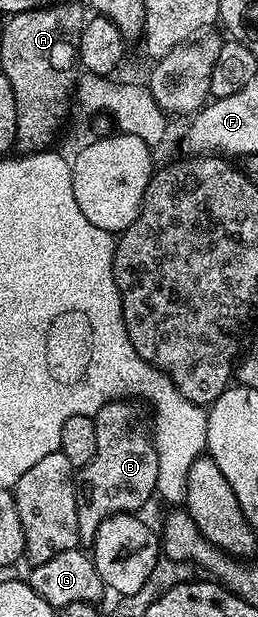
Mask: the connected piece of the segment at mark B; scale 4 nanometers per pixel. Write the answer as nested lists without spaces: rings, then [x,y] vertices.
[[[121,399],[106,403],[94,415],[98,431],[98,451],[85,469],[76,477],[76,506],[78,507],[78,535],[81,542],[90,543],[96,538],[98,527],[108,517],[119,513],[135,514],[156,493],[158,455],[155,453],[153,438],[150,436],[150,421],[146,409],[139,400]]]

